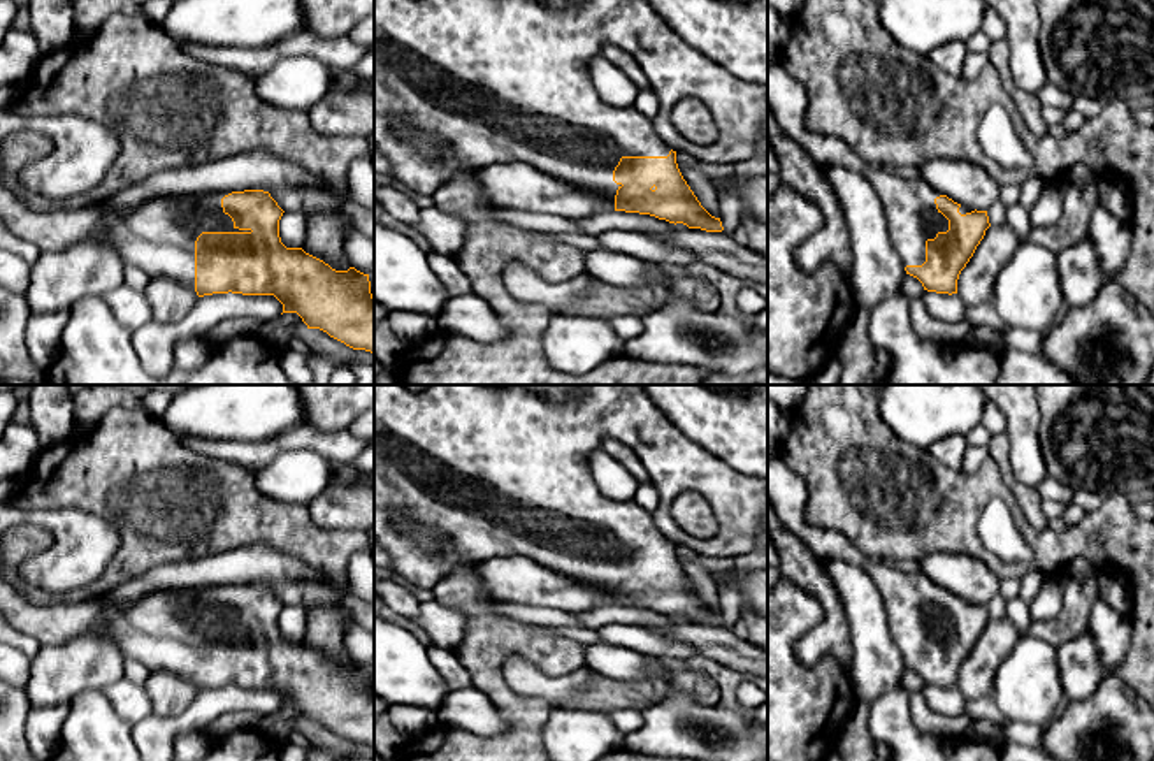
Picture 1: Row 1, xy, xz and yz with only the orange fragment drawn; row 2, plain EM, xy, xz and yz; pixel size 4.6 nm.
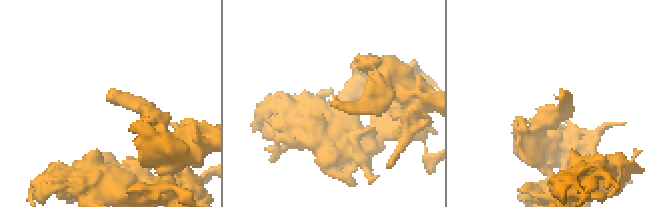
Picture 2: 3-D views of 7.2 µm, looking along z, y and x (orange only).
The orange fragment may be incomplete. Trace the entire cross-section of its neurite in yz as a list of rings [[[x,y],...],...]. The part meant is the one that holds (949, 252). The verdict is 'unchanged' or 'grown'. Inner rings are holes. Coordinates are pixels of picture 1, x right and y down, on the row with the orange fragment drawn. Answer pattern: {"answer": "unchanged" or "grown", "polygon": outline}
{"answer": "grown", "polygon": [[[768,53],[768,109],[778,120],[783,132],[817,163],[845,167],[852,172],[859,172],[869,181],[882,200],[884,214],[887,218],[887,234],[906,274],[917,278],[927,292],[957,294],[966,306],[991,301],[998,272],[1012,258],[1022,241],[1006,223],[999,227],[989,223],[987,209],[998,200],[999,185],[992,179],[987,169],[966,160],[936,158],[920,167],[920,176],[917,179],[905,179],[894,169],[864,162],[841,139],[810,132],[804,121],[806,107],[808,98],[804,88],[782,67],[778,54]]]}

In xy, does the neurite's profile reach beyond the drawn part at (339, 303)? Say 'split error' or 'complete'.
split error

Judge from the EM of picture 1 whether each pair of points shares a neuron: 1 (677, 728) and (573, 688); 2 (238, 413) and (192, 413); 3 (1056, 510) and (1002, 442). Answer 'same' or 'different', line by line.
1: different
2: same
3: different

